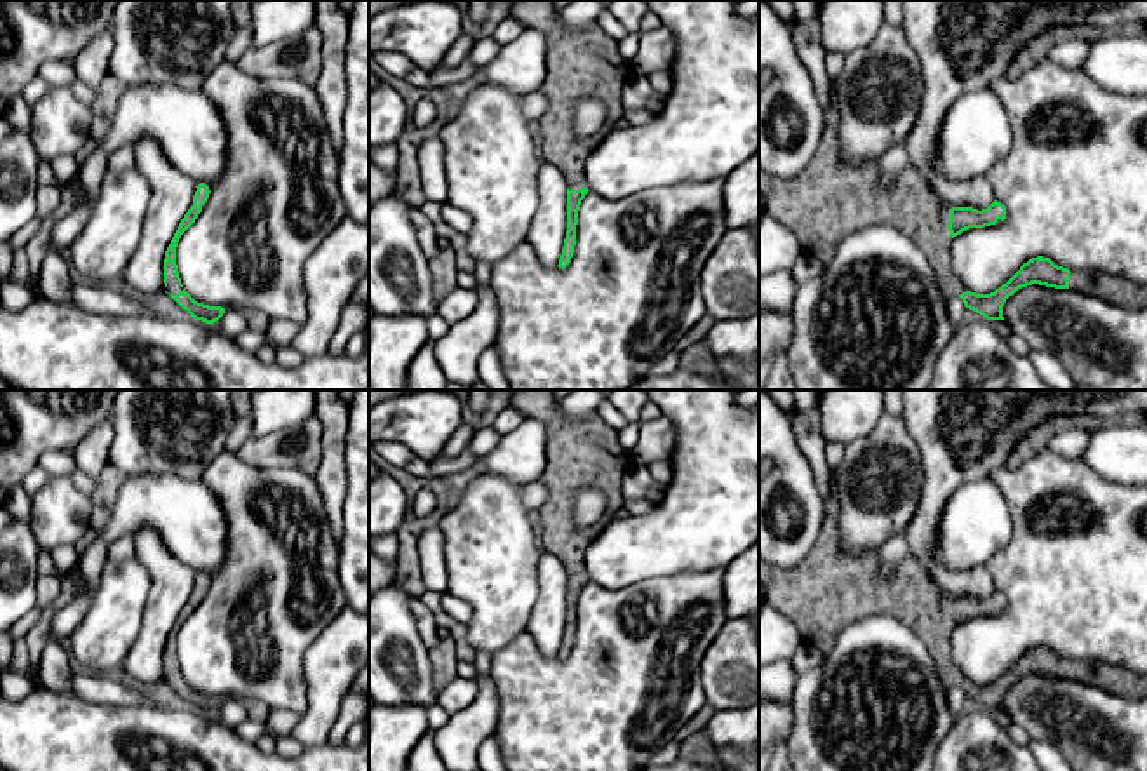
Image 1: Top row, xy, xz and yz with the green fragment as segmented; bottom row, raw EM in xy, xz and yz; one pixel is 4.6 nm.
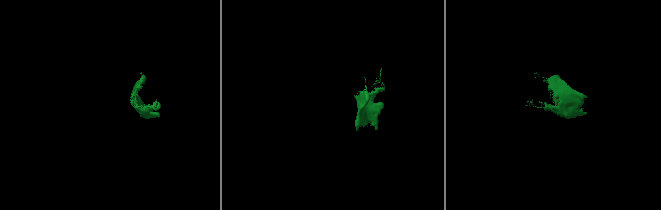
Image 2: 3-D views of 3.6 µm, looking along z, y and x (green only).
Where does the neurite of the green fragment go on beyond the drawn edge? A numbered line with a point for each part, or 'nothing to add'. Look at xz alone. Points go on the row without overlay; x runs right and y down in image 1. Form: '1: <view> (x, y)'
1: xz (582, 455)

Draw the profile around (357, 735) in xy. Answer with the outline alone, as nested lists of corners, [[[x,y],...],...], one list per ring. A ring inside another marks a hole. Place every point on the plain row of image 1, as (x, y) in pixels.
[[[357,722],[348,729],[348,734],[345,738],[345,747],[359,748],[369,740],[369,727],[367,722]]]

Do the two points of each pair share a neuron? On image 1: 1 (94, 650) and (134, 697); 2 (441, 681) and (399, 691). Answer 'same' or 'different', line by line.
1: different
2: different

